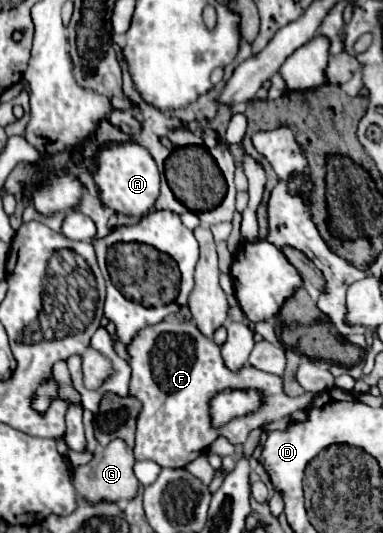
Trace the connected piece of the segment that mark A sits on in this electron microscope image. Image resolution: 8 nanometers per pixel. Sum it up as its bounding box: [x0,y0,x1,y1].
[94,142,160,216]

